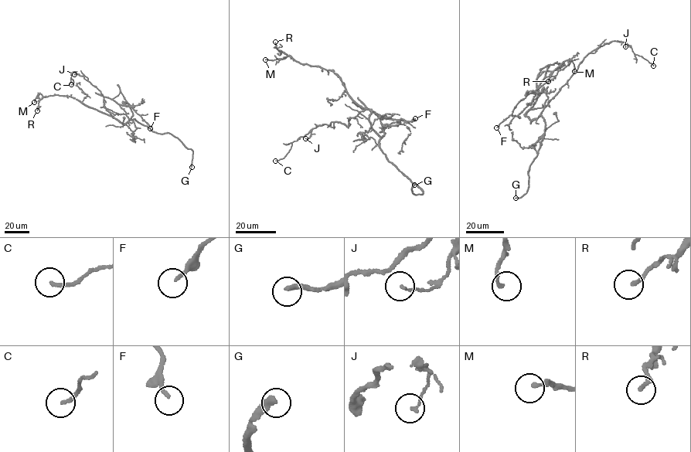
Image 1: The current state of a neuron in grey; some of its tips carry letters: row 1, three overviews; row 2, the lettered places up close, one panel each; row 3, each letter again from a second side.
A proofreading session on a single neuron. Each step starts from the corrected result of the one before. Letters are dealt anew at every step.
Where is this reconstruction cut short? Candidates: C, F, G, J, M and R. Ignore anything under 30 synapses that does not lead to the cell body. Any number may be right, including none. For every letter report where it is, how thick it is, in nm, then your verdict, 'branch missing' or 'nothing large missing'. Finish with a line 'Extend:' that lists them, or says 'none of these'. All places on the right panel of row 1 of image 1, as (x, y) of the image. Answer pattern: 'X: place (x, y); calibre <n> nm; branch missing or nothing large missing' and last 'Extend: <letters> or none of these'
C: place (653, 66); calibre 180 nm; nothing large missing
F: place (496, 127); calibre 160 nm; nothing large missing
G: place (515, 198); calibre 320 nm; branch missing
J: place (625, 46); calibre 120 nm; nothing large missing
M: place (574, 71); calibre 170 nm; nothing large missing
R: place (548, 81); calibre 180 nm; nothing large missing
Extend: G

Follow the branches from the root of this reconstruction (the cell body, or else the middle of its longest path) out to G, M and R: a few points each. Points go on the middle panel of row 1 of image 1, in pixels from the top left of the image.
G: (379, 136), (377, 133), (380, 148), (388, 161), (418, 185), (423, 194), (413, 193), (412, 187), (414, 185)
M: (379, 136), (369, 121), (369, 110), (352, 101), (341, 79), (331, 70), (298, 62), (289, 56), (265, 59)
R: (379, 136), (369, 121), (369, 110), (352, 101), (341, 79), (332, 70), (298, 62), (277, 49), (275, 42)

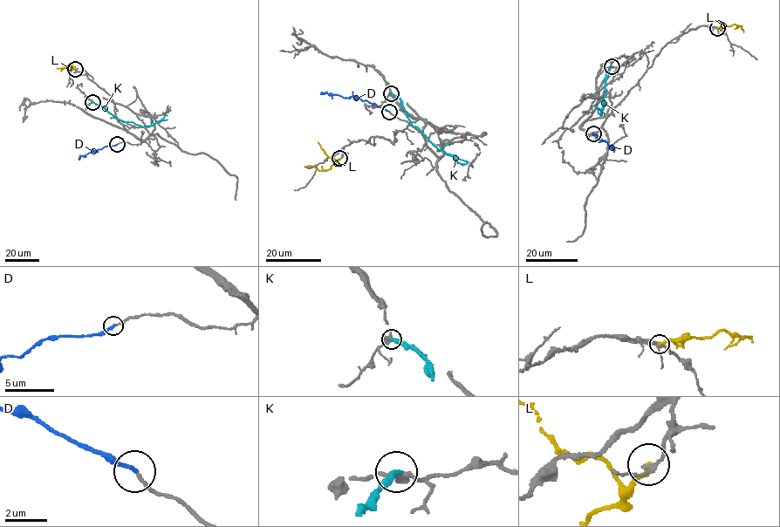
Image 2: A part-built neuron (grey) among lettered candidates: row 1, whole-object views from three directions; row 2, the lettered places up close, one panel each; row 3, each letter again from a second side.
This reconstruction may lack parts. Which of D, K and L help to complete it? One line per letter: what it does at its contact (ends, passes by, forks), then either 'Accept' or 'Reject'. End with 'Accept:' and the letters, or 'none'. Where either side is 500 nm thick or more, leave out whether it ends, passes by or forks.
D: It ends there. Accept
K: It ends there. Reject
L: It ends there. Reject
Accept: D

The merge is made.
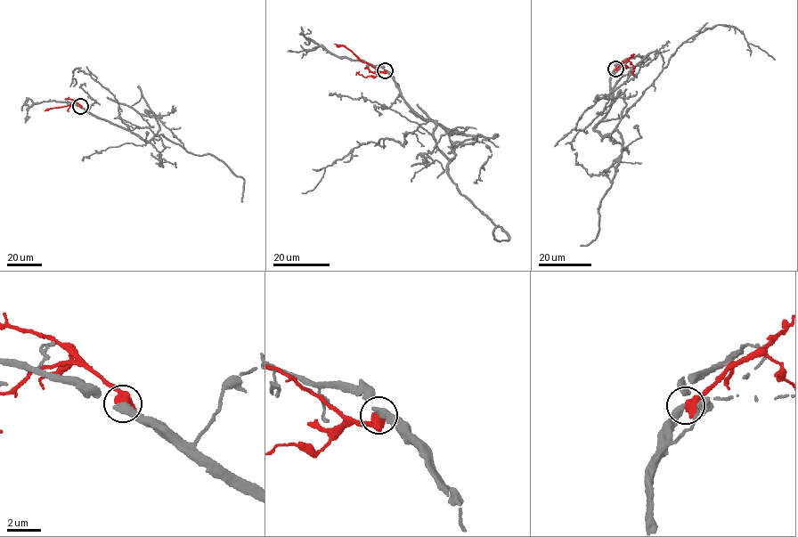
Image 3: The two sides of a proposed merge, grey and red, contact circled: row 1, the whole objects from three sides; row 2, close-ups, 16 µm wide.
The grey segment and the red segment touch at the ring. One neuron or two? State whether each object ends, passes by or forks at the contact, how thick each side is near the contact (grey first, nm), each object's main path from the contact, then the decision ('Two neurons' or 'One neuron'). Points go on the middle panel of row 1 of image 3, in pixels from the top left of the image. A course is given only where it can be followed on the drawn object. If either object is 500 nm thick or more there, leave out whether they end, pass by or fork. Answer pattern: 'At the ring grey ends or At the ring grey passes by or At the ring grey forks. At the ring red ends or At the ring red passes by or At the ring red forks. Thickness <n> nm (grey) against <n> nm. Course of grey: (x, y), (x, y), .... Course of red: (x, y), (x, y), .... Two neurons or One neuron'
Thickness 360 nm (grey) against 700 nm. Course of grey: (385, 70), (435, 121), (450, 160), (451, 144), (476, 141), (448, 129), (468, 128), (422, 158). Course of red: (385, 70), (378, 70), (362, 62), (346, 47), (334, 44). Two neurons

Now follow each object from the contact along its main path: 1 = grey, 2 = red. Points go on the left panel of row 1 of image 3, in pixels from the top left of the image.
1: (80, 106), (147, 142), (159, 129), (148, 114), (160, 116), (142, 116), (165, 147), (162, 166), (146, 133)
2: (80, 106), (74, 102), (44, 110)

